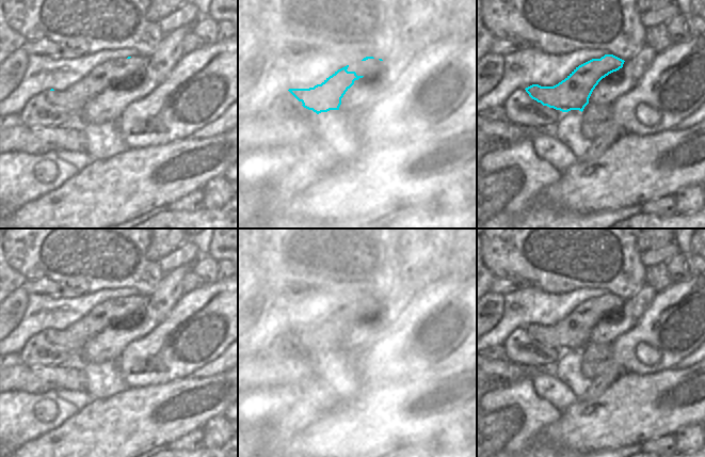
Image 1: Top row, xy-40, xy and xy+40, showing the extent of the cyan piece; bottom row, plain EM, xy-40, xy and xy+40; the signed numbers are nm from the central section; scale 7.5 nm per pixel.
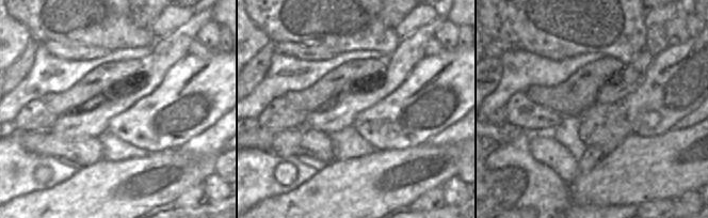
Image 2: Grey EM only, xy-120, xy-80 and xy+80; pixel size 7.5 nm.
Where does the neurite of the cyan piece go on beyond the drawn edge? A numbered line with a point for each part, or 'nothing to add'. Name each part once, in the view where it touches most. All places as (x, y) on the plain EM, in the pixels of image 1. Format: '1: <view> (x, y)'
1: xy (361, 306)

